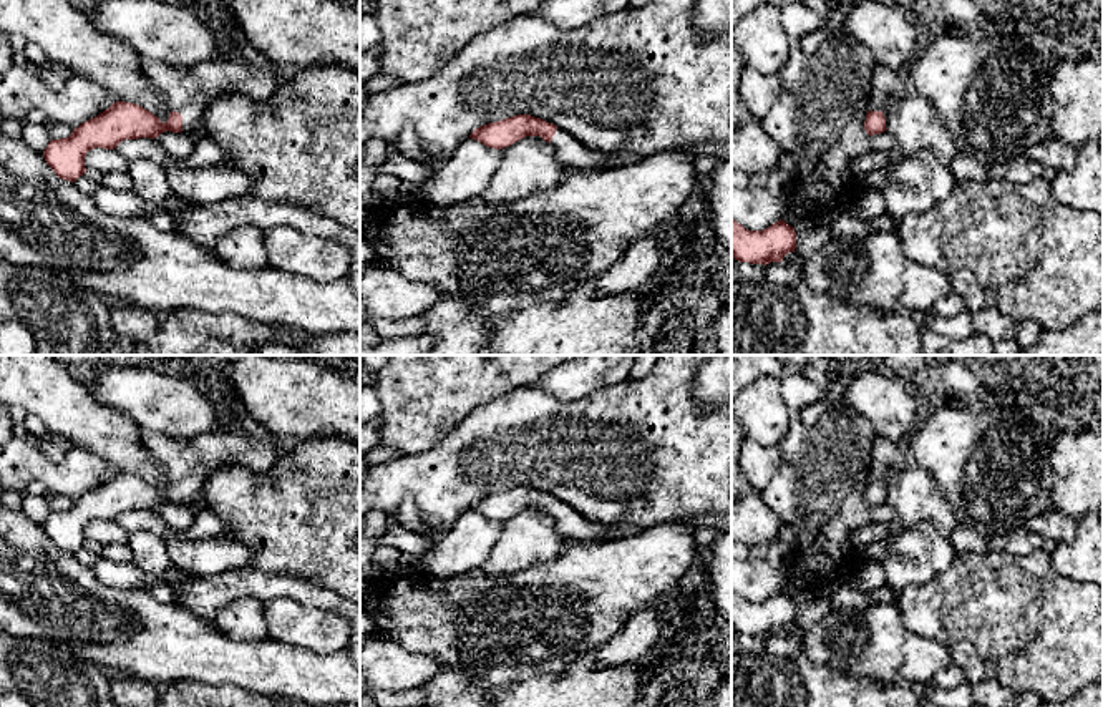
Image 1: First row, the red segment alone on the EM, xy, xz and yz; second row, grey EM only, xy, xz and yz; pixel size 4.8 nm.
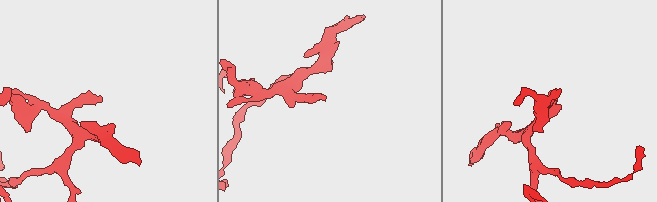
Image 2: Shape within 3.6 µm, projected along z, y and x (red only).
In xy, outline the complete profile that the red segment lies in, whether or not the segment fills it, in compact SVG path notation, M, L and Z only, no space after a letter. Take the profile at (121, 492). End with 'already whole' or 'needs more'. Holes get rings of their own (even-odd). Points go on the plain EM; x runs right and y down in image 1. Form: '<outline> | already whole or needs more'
M229 430L189 440L143 432L143 445L158 460L163 480L169 485L166 495L139 476L116 473L75 500L68 510L51 511L43 529L58 549L75 554L86 544L88 523L114 521L124 511L153 511L164 503L201 505L206 478L221 466L237 463L254 471L267 471L282 455L294 451L297 443L297 438L279 438L272 443L245 432Z | needs more

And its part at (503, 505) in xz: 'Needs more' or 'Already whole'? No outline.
Needs more

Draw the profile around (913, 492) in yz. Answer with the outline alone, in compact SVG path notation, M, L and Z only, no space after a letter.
M911 460L904 468L889 471L884 490L901 521L901 531L932 523L949 539L959 524L935 478Z

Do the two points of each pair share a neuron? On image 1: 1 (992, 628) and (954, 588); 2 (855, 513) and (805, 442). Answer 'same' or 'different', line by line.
1: same
2: same

